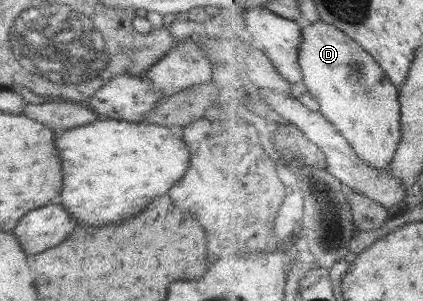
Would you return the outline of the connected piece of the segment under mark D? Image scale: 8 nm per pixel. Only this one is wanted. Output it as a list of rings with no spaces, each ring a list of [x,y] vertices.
[[[324,20],[303,25],[300,62],[304,73],[302,86],[321,105],[320,113],[331,121],[355,149],[361,160],[382,173],[390,170],[402,139],[401,96],[385,69],[353,37]]]

